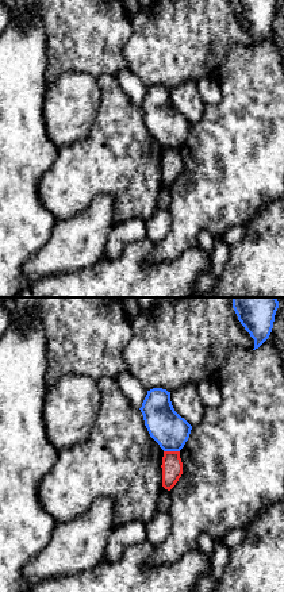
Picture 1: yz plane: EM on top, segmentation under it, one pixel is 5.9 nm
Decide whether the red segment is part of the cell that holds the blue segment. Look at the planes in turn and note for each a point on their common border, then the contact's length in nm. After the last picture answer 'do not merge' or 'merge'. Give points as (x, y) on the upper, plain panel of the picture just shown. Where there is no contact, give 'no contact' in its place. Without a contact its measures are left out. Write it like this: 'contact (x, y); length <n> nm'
contact (172, 148); length 100 nm

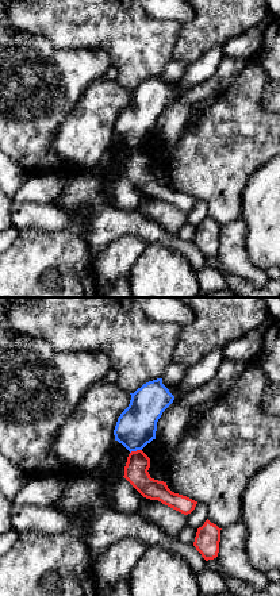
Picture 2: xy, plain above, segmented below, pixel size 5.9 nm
contact (135, 147); length 80 nm

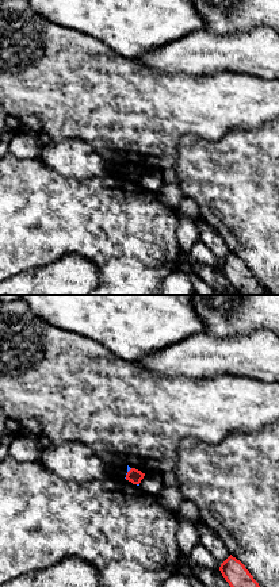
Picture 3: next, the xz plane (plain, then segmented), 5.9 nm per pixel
contact (127, 168); length 60 nm

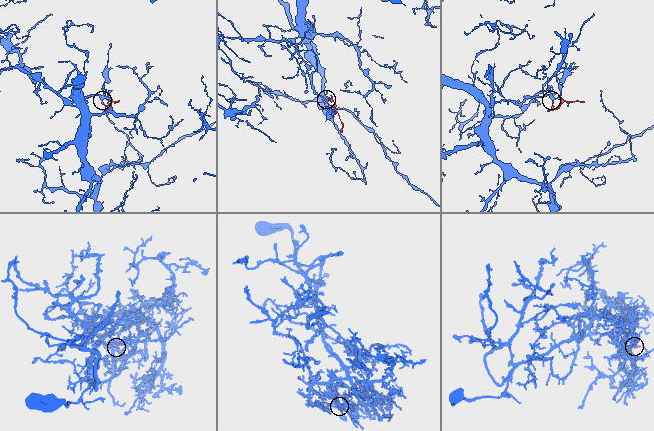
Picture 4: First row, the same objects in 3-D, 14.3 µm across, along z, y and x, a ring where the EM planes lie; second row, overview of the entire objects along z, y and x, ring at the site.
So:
do not merge

